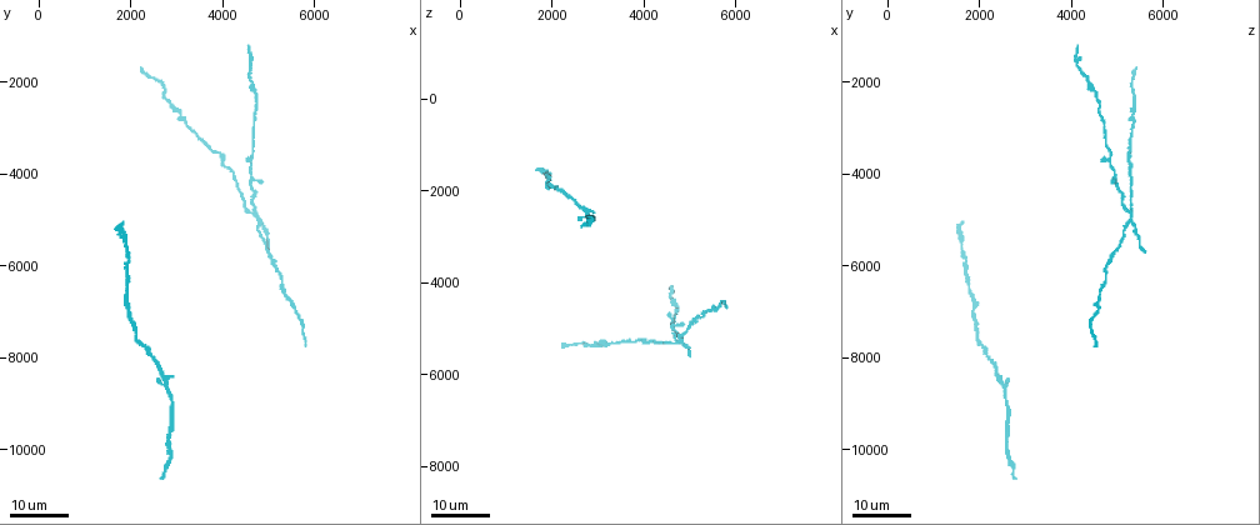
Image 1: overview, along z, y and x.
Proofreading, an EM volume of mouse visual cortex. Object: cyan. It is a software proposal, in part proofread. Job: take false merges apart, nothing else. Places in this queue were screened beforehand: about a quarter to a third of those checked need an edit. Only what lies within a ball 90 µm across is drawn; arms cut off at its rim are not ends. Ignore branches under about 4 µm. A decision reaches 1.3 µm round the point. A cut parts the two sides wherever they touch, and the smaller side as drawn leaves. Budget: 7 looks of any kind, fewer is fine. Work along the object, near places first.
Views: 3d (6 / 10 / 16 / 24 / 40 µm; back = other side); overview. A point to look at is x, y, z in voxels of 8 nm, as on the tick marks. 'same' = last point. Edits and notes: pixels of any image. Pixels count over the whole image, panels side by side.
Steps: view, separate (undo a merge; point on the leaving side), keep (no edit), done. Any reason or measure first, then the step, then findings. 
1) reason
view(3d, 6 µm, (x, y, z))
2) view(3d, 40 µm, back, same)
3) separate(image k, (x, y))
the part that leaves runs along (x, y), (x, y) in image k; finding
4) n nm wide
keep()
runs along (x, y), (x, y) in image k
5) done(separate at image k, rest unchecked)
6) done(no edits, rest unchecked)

sudden change in width
view(3d, 16 µm, (4050, 3800, 5350))

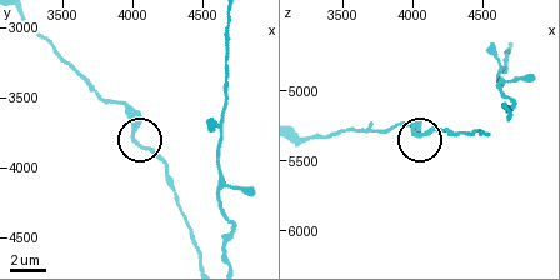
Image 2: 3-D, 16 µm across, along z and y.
closer look
view(3d, 10 µm, (4040, 3820, 5300))

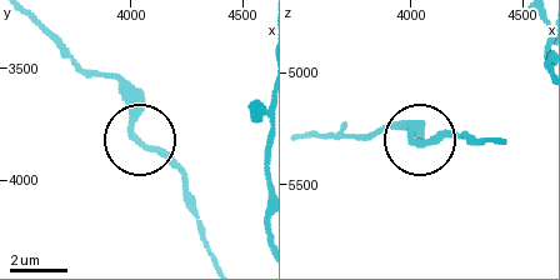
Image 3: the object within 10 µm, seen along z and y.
220 nm wide
keep()
runs along (500, 138), (416, 138), (403, 126) in image 3; all the same neuron

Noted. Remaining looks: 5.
calibre changes
view(3d, 24 µm, (5000, 5750, 4900))

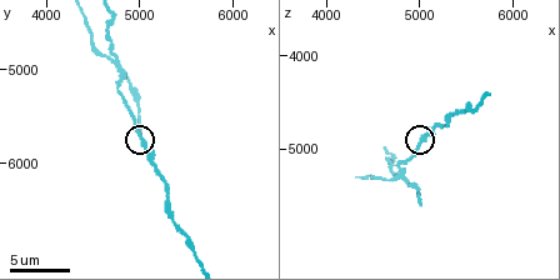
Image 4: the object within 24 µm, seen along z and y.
zoom in
view(3d, 10 µm, (5000, 5750, 4900))

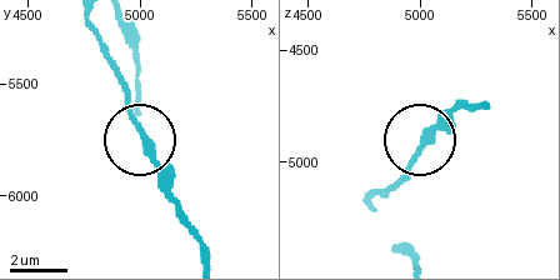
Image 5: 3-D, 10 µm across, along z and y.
keep()
runs along (206, 253), (123, 83) in image 5; continuous, no second neuron

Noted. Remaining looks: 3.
sudden change in width
view(3d, 24 µm, (1950, 6350, 1750))

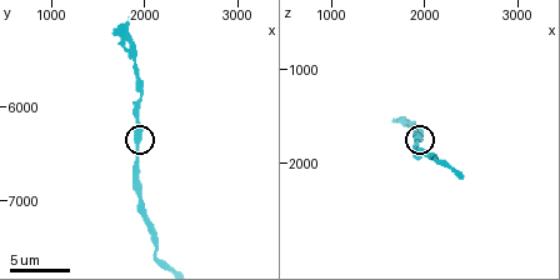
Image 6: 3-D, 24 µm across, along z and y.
closer look
view(3d, 6 µm, (1900, 6400, 1750))

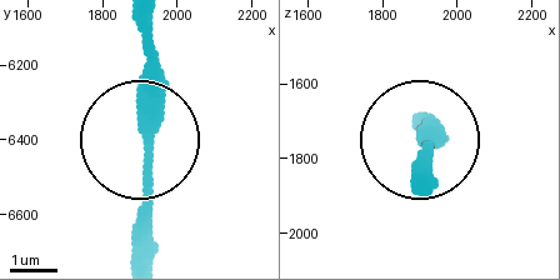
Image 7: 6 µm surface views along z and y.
other side
view(3d, 6 µm, back, (1920, 6370, 1750))

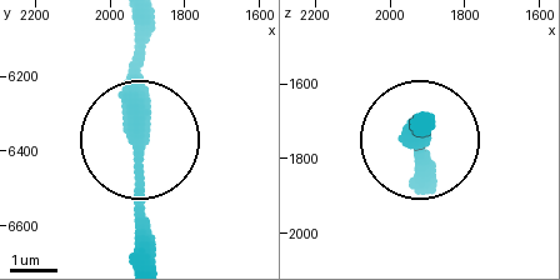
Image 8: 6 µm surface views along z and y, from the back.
keep()
runs along (133, 253), (145, 25) in image 8; one neuron here

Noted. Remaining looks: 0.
done(no edits, rest unchecked)

